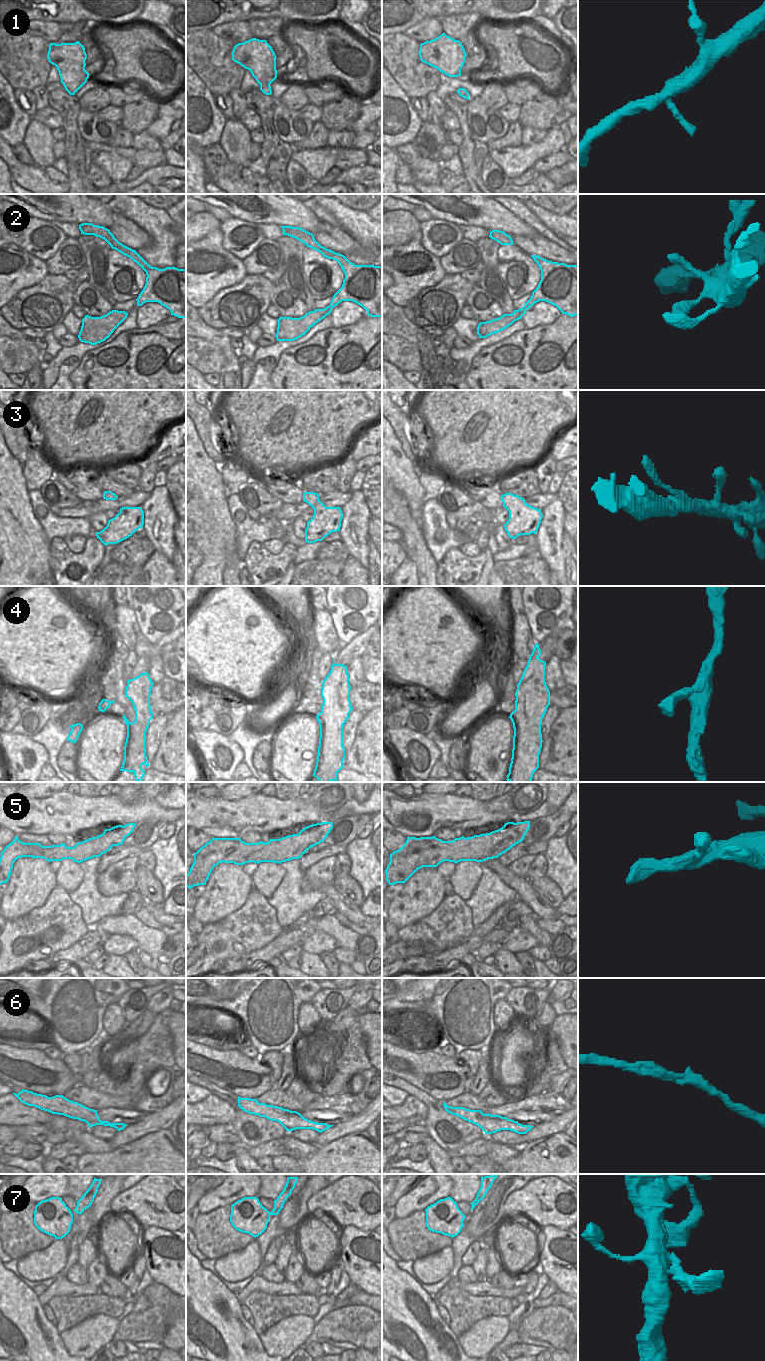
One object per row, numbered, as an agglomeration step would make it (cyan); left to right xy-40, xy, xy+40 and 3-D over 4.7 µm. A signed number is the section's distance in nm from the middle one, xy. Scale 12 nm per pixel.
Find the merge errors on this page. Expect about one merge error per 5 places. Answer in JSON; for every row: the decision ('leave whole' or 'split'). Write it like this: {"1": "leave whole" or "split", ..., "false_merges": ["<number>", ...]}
{"1": "leave whole", "2": "leave whole", "3": "leave whole", "4": "leave whole", "5": "leave whole", "6": "leave whole", "7": "leave whole", "false_merges": []}

